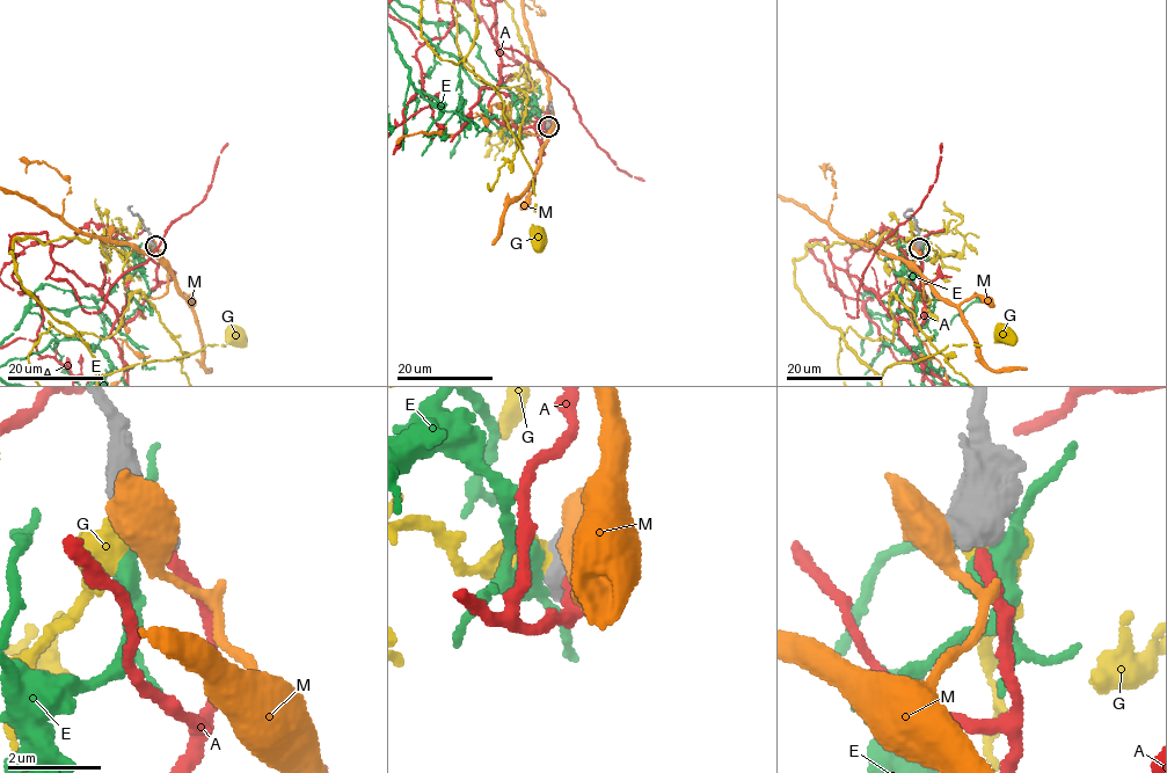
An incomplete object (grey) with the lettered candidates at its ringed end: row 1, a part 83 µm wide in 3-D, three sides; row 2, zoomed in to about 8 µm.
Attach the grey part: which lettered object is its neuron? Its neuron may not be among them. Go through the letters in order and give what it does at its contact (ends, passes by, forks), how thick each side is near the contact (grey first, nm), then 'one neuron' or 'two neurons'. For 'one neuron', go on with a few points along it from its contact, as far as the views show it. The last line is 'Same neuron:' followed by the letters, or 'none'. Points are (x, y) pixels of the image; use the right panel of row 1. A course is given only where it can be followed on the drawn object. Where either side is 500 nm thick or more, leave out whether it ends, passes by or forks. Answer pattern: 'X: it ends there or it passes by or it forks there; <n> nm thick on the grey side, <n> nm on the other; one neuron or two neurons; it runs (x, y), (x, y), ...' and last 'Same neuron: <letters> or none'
A: 600 nm thick on the grey side, 240 nm on the other; one neuron
E: 800 nm thick on the grey side, 280 nm on the other; two neurons
G: 900 nm thick on the grey side, 600 nm on the other; two neurons
M: 750 nm thick on the grey side, 500 nm on the other; two neurons
Same neuron: A

